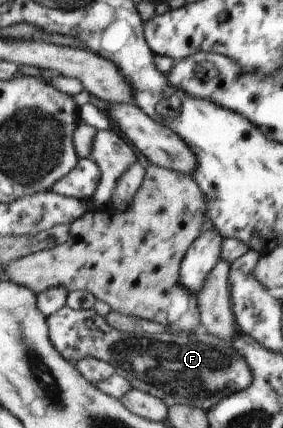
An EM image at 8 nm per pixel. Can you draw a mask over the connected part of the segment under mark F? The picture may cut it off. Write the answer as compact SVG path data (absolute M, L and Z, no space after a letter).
M67 305L48 317L48 325L52 343L68 361L94 358L111 363L116 367L116 373L129 379L134 388L159 397L170 408L176 404L192 405L208 412L224 397L248 389L254 383L252 369L248 367L248 363L240 355L240 351L234 347L234 342L224 341L208 331L198 331L189 336L187 333L168 330L155 335L142 335L140 332L124 333L111 329L106 323L106 319L98 315L93 308L74 310Z

